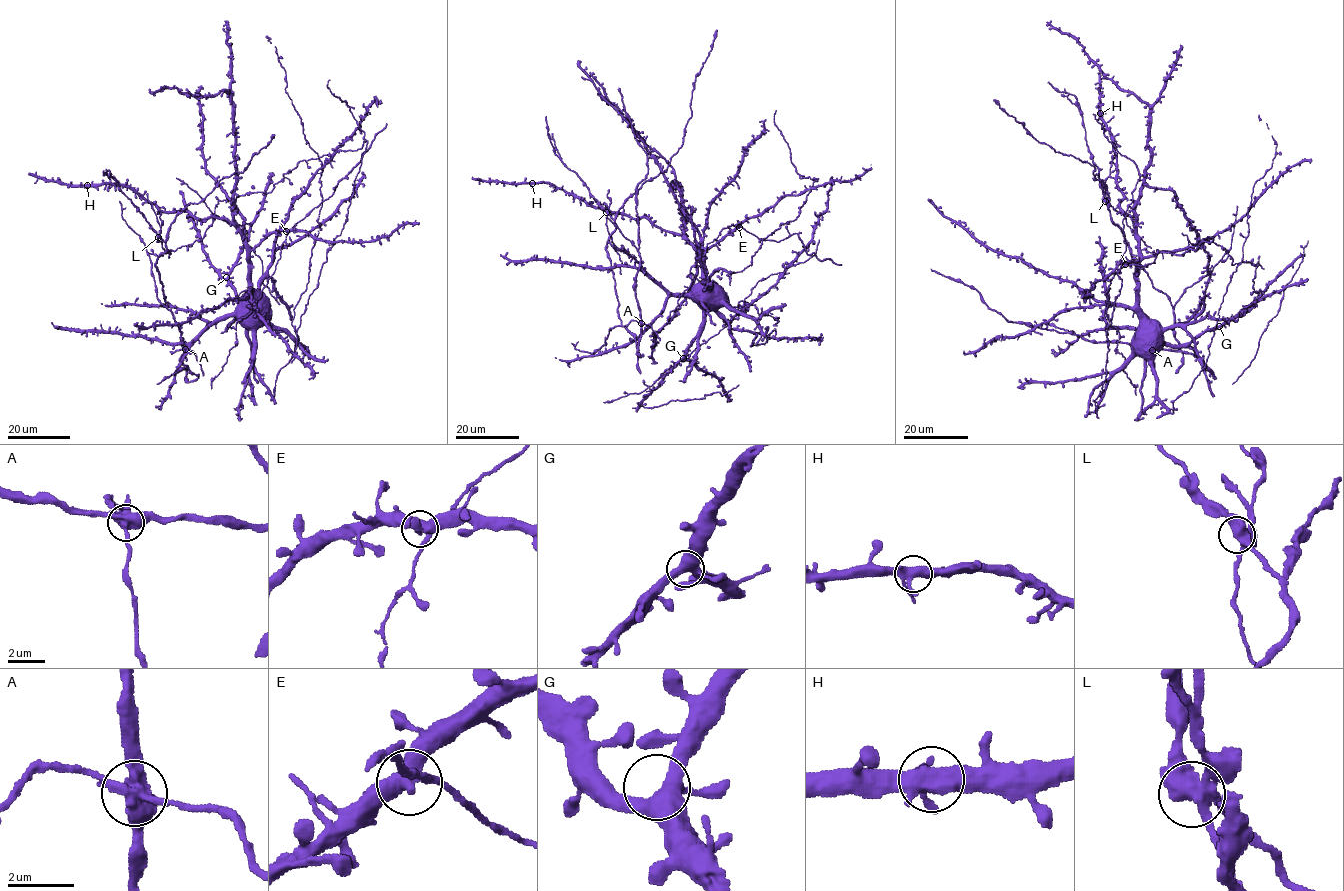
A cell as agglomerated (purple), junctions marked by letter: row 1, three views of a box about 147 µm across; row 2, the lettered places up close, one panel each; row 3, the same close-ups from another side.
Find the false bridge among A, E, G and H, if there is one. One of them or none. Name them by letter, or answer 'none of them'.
A

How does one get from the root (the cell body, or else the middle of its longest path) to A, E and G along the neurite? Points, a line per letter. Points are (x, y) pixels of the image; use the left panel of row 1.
A: (252, 315), (248, 252), (237, 228), (224, 219), (155, 212), (166, 248), (156, 268), (185, 349)
E: (252, 315), (250, 251), (268, 235), (286, 231)
G: (252, 315), (245, 315), (246, 305), (226, 277)

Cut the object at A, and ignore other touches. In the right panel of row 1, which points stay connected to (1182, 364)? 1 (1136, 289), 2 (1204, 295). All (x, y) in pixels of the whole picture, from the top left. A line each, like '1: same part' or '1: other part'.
1: other part
2: other part

